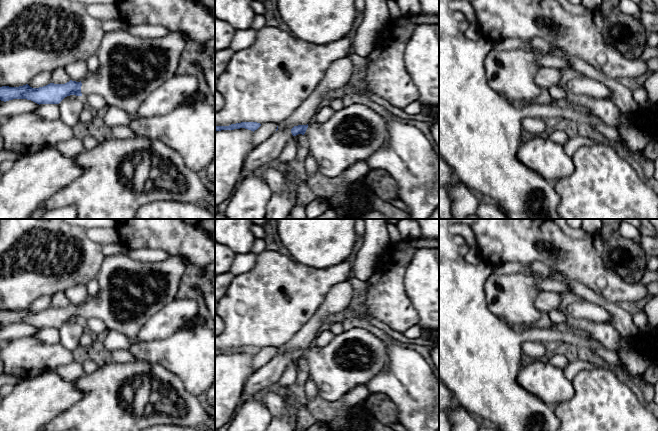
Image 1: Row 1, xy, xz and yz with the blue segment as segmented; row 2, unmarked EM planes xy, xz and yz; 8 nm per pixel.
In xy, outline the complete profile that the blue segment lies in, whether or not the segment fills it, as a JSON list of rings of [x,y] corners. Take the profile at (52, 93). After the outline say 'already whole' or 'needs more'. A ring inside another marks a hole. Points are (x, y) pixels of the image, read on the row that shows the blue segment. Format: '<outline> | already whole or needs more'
[[[126,29],[105,32],[97,51],[98,69],[80,82],[50,83],[39,88],[28,84],[19,87],[0,87],[0,100],[27,99],[37,104],[59,104],[70,95],[101,95],[108,106],[124,110],[134,120],[141,103],[165,81],[176,75],[179,60],[189,37],[181,32],[171,32],[165,37],[148,39],[132,35]]] | needs more

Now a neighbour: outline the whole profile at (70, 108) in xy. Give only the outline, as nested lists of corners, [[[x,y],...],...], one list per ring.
[[[70,95],[65,97],[58,105],[60,119],[73,128],[79,122],[80,114],[86,104],[81,96]]]

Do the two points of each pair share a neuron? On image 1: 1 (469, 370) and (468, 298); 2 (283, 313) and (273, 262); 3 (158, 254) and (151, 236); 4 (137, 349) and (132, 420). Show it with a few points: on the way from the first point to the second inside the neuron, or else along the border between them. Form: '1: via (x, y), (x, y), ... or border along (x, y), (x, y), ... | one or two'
1: via (469, 352), (468, 316) | one
2: via (276, 300), (275, 275) | one
3: border along (132, 249), (160, 248), (171, 255) | two
4: border along (136, 358), (159, 364) | two

